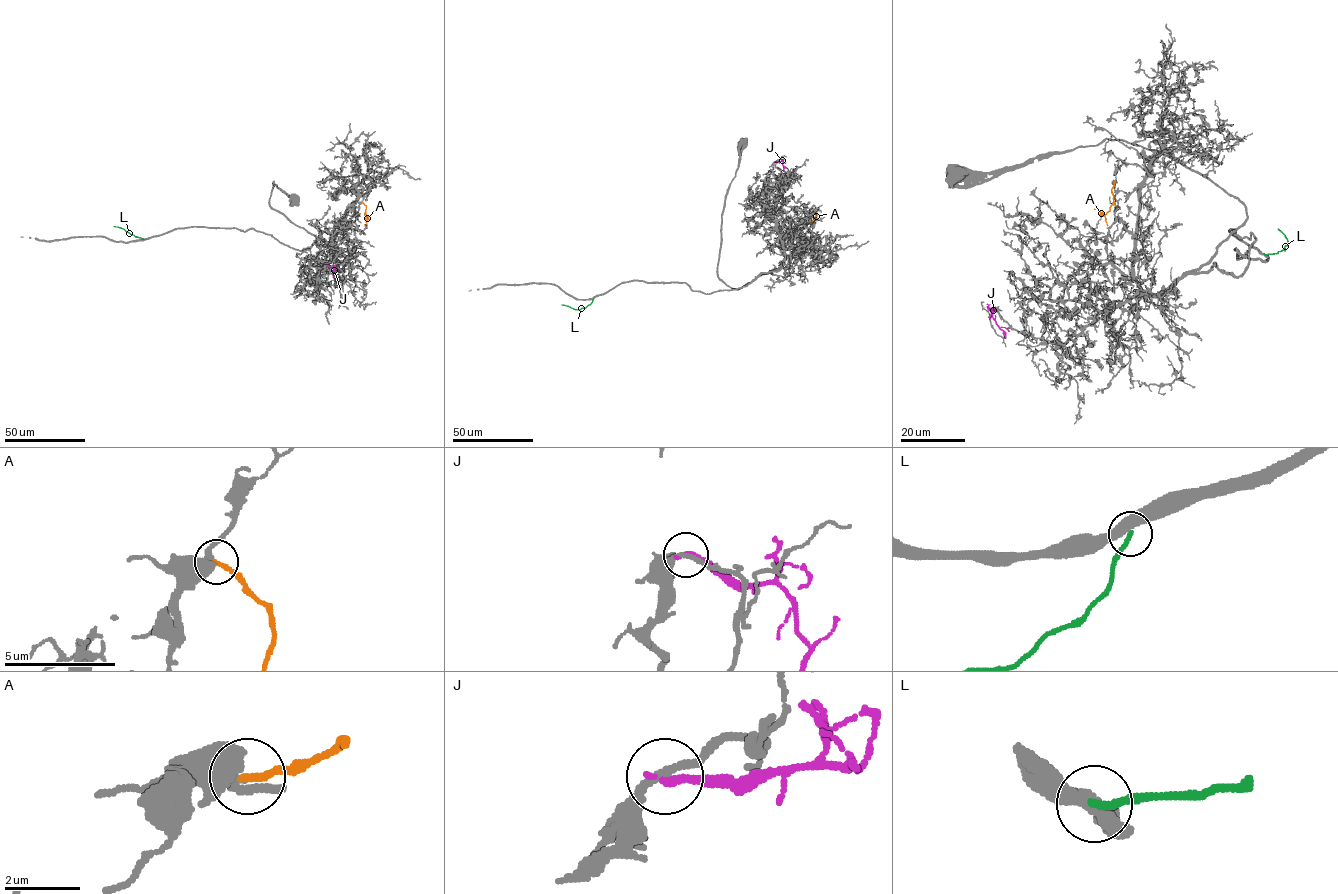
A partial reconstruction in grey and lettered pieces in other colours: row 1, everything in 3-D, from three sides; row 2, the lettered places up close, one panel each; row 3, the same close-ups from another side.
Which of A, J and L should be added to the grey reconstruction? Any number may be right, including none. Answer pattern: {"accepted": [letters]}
{"accepted": ["A"]}

